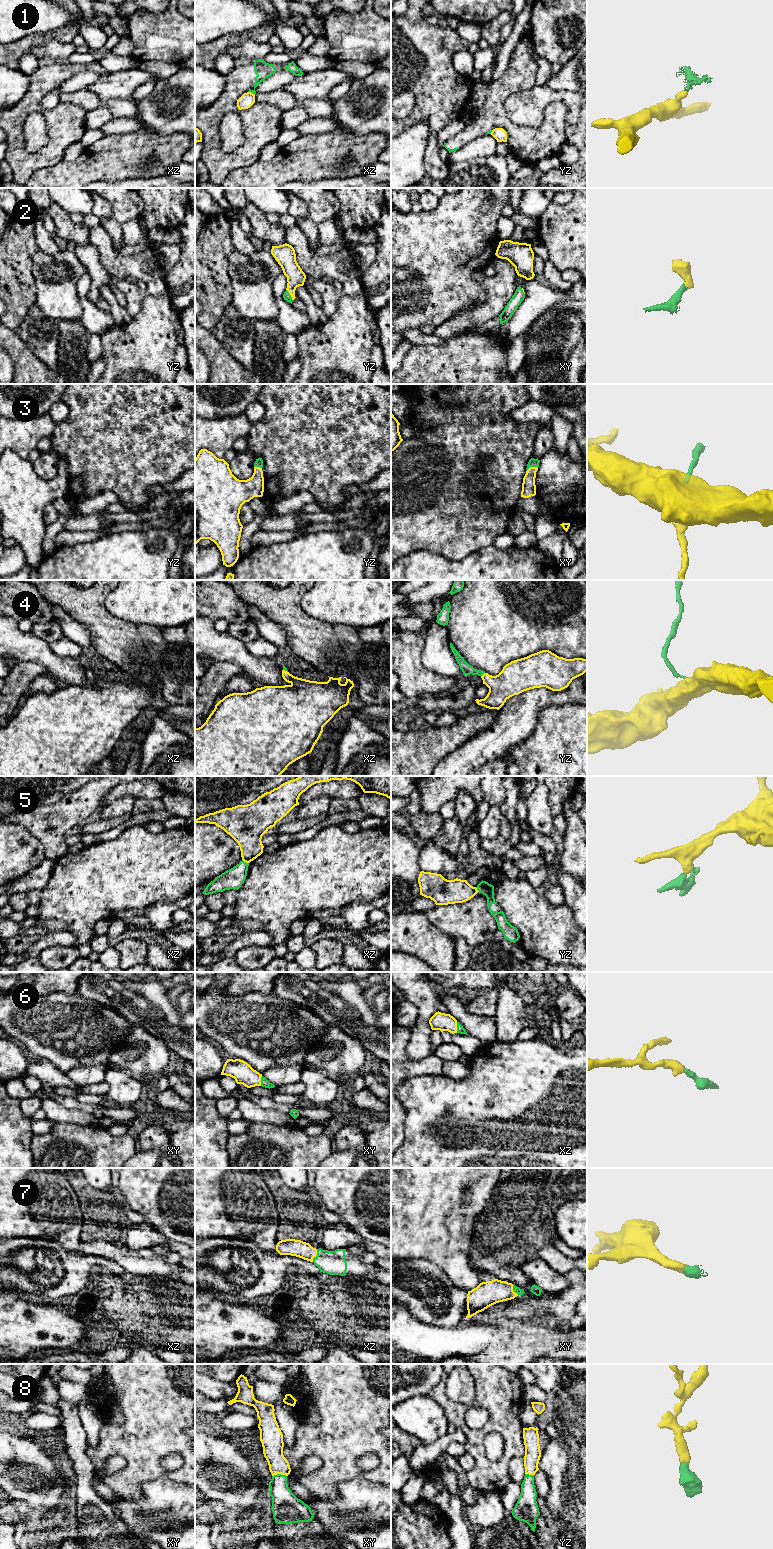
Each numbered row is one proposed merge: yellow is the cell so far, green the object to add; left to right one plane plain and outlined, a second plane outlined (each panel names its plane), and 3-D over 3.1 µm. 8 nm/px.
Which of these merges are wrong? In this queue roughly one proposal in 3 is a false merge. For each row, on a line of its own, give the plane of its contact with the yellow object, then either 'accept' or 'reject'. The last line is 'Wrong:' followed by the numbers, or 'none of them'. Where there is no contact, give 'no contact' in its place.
1: contact in xz; reject
2: contact in yz; accept
3: contact in xy; accept
4: contact in yz; accept
5: contact in xz; reject
6: contact in xz; accept
7: contact in xz; accept
8: contact in xy; accept
Wrong: 1, 5

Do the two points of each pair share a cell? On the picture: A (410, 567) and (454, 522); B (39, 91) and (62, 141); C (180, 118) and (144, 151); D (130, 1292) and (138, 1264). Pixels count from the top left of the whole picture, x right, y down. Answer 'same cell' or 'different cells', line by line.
A: different cells
B: same cell
C: different cells
D: different cells

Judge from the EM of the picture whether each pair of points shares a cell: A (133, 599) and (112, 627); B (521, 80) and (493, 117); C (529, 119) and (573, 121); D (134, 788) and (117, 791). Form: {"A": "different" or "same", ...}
{"A": "different", "B": "same", "C": "same", "D": "same"}

